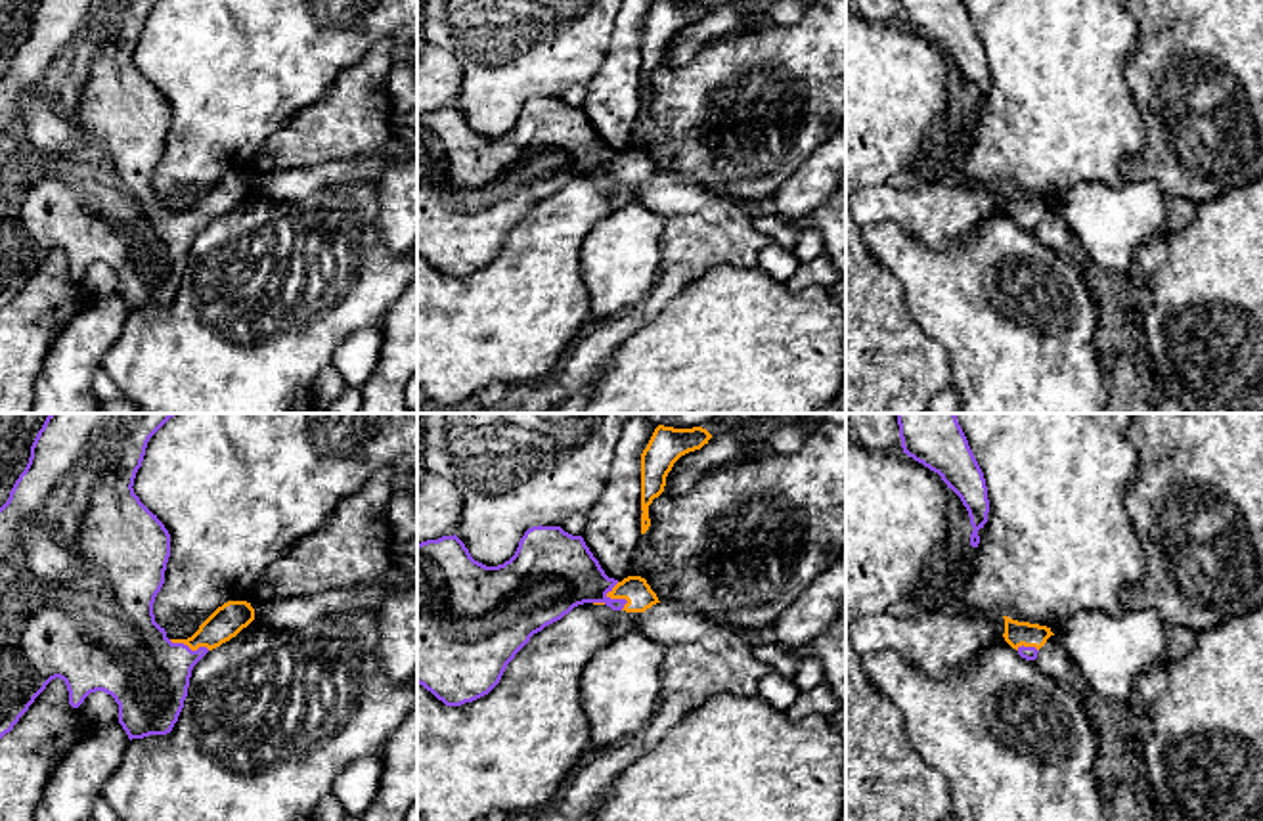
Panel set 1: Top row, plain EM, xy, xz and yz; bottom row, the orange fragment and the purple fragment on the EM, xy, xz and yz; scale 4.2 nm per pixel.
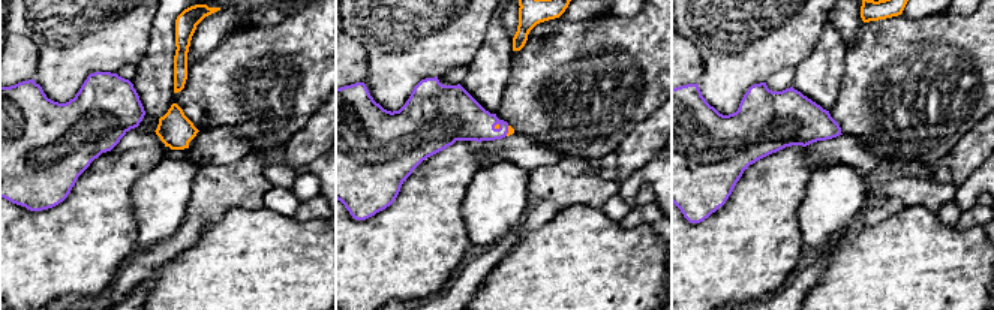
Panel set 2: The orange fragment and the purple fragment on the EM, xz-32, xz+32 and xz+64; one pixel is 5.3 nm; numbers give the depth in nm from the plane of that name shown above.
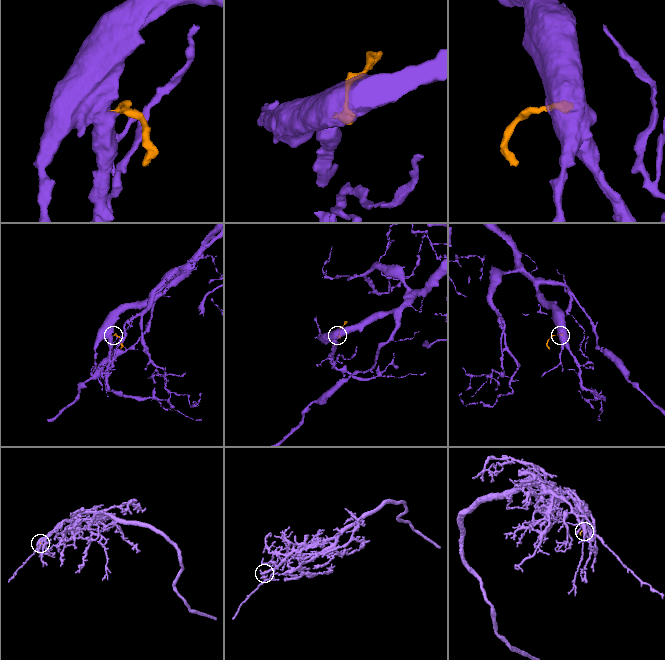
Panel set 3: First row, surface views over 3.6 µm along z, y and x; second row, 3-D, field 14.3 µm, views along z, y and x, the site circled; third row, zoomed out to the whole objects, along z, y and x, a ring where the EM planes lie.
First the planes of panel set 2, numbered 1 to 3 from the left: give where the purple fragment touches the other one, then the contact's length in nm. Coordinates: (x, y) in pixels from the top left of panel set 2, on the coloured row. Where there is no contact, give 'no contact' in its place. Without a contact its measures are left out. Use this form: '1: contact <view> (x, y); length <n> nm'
1: no contact
2: contact xz+32 (498, 126); length 40 nm
3: no contact

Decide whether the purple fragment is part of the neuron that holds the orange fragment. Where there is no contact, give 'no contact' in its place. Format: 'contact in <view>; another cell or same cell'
contact in xz; same cell

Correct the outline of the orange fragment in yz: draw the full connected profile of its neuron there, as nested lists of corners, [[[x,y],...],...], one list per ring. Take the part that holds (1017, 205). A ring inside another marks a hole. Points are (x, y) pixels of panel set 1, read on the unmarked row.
[[[1008,188],[1005,189],[1005,212],[1018,222],[1018,226],[1026,232],[1035,232],[1039,220],[1047,214],[1051,207],[1051,199],[1030,195],[1030,193],[1018,193]]]

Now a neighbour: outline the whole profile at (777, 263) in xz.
[[[775,241],[765,247],[758,256],[758,268],[762,268],[771,279],[787,283],[796,272],[800,260],[794,251],[787,251]]]

